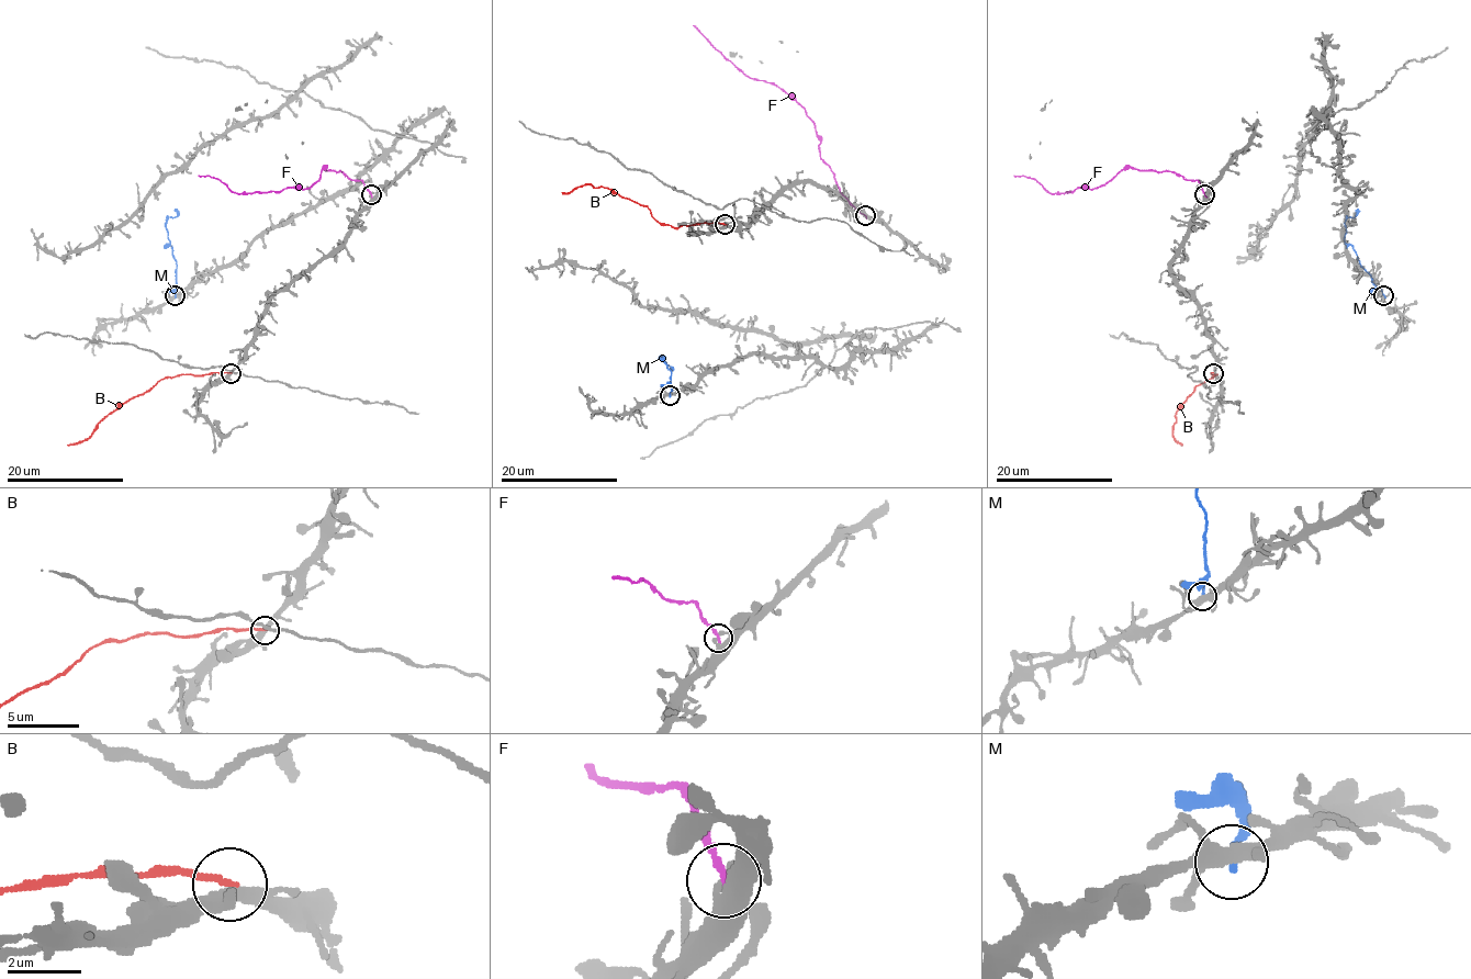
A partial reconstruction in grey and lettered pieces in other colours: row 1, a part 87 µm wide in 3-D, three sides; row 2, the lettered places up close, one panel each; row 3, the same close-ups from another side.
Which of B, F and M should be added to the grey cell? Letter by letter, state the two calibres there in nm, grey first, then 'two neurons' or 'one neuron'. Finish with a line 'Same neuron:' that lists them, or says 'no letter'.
B: 400/160 nm | two neurons
F: 320/200 nm | two neurons
M: 360/160 nm | two neurons
Same neuron: no letter

